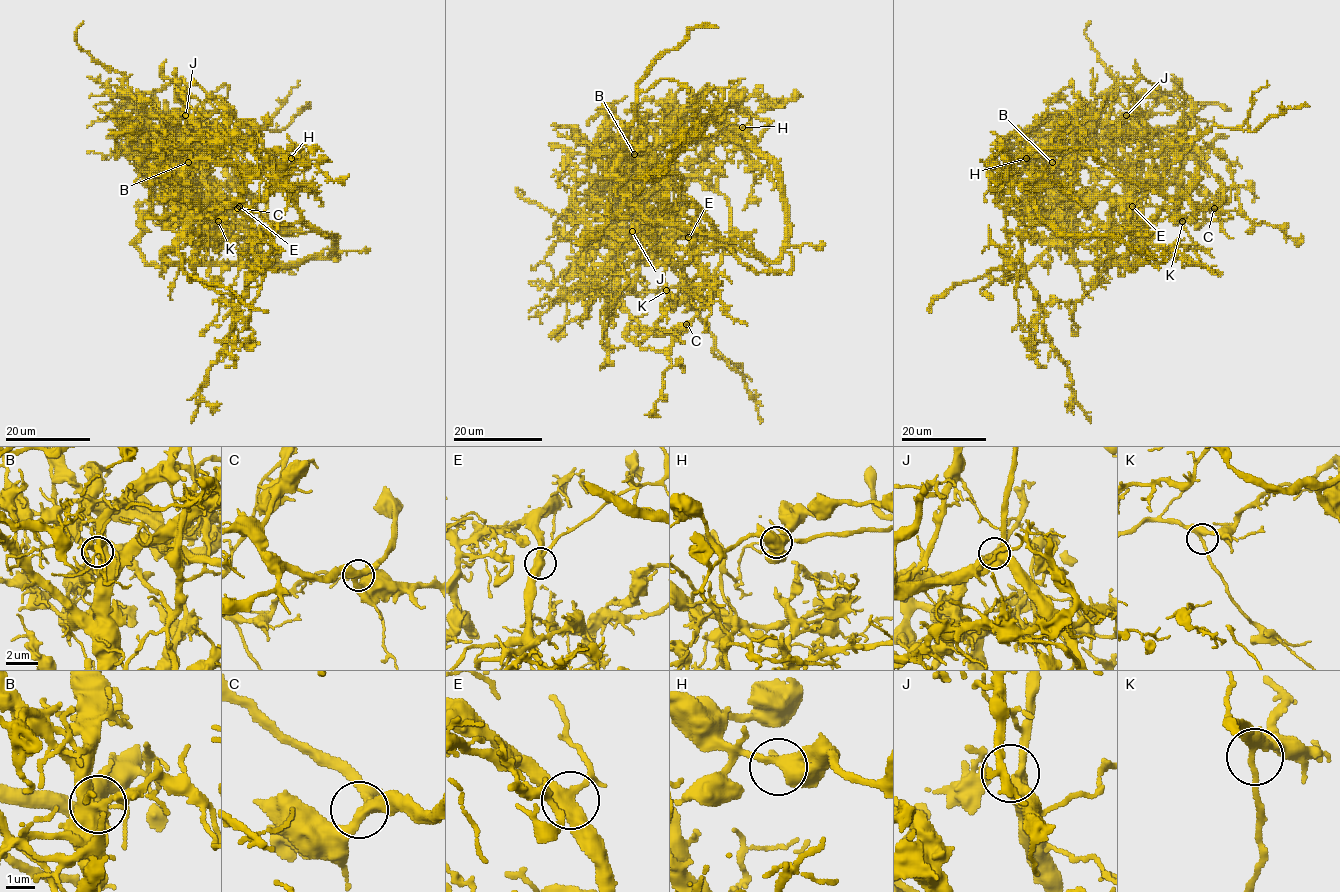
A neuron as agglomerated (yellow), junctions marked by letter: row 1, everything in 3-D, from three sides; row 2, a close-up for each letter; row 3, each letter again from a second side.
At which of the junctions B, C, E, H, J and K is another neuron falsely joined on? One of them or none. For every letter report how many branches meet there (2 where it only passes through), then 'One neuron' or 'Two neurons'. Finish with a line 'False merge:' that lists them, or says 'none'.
B: Branches: 3. One neuron
C: Branches: 3. One neuron
E: Branches: 3. Two neurons
H: Branches: 3. One neuron
J: Branches: 3. One neuron
K: Branches: 3. One neuron
False merge: E

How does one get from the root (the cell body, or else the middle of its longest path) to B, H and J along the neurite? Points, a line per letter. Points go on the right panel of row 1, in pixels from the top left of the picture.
B: (1147, 254), (1155, 258), (1134, 267), (1142, 245), (1129, 225), (1130, 200), (1068, 201), (1057, 211), (1052, 162)
H: (1147, 254), (1155, 258), (1134, 267), (1142, 245), (1129, 210), (1156, 186), (1171, 197), (1076, 150), (1026, 158)
J: (1147, 254), (1155, 258), (1134, 267), (1142, 245), (1131, 232), (1129, 208), (1151, 155), (1147, 138), (1126, 115)

